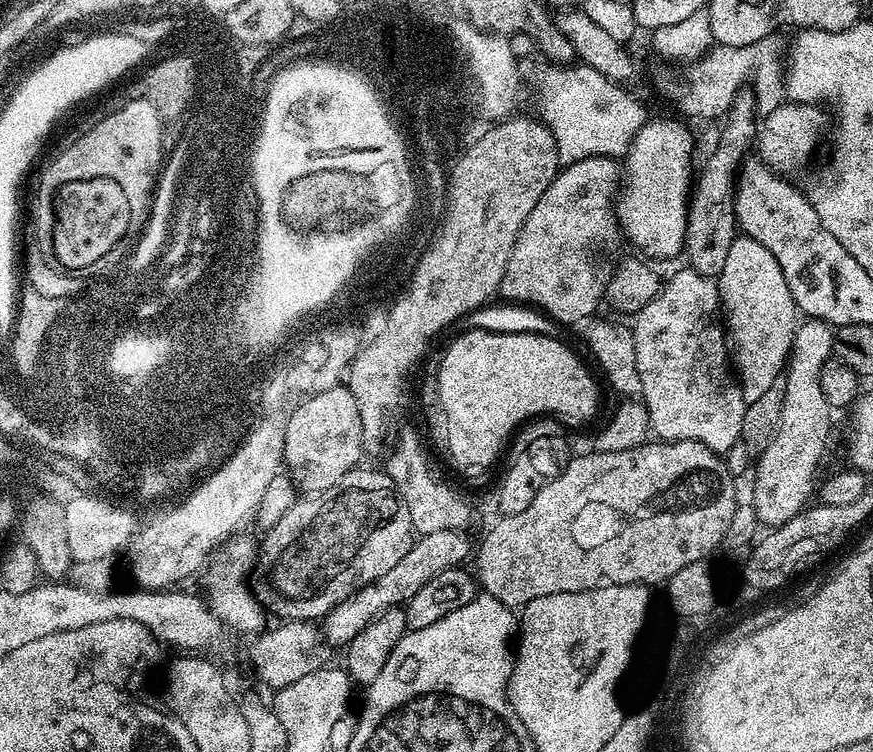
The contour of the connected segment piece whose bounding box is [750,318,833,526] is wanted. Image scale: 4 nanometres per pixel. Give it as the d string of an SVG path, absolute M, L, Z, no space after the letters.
M808 318L797 327L792 338L792 351L786 364L780 427L772 443L765 446L755 461L756 481L752 484L750 503L761 525L785 524L809 503L811 492L813 495L812 479L816 476L816 463L823 458L824 443L828 440L830 409L822 394L820 368L832 356L832 334L833 329L825 321Z

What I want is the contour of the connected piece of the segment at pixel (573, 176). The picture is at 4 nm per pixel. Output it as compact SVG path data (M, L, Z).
M587 156L585 160L564 164L557 171L550 186L546 186L538 198L534 210L530 210L520 236L514 242L514 250L510 250L510 262L506 262L506 274L502 274L499 291L501 297L505 296L505 301L531 306L560 326L576 324L584 319L587 321L596 314L596 307L600 300L602 304L606 296L606 280L603 275L600 277L592 261L592 244L612 244L618 237L618 221L614 211L614 197L618 192L618 164L614 161L607 156Z

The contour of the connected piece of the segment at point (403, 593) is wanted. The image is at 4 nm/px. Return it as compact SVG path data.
M444 529L413 539L412 548L406 550L401 560L392 569L386 570L382 578L378 578L365 588L359 588L353 596L346 598L337 608L330 610L327 616L323 617L322 635L325 641L332 646L335 644L347 646L385 608L403 605L418 590L422 590L422 586L430 582L434 574L442 574L442 570L463 565L464 559L467 556L469 559L474 548L474 544L468 541L467 534L467 531L461 529Z

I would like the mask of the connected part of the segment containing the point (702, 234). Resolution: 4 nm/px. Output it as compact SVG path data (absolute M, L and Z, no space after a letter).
M740 90L732 100L731 108L726 113L728 121L724 124L720 136L724 141L713 147L711 155L703 162L704 169L699 169L694 191L688 206L688 225L684 231L683 255L688 255L687 267L698 274L719 277L722 266L726 266L726 254L730 246L738 239L736 222L736 181L738 165L745 159L744 151L748 140L755 141L758 136L758 117L756 115L756 97L751 91Z

